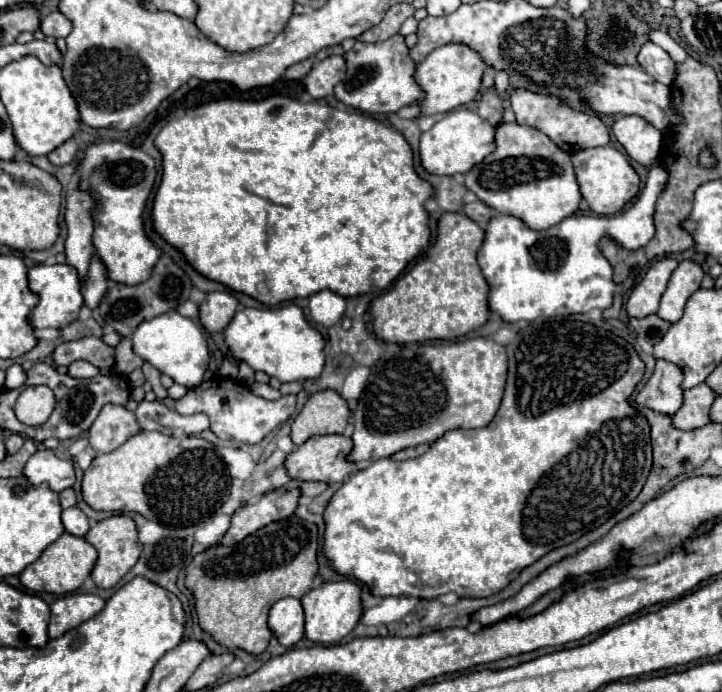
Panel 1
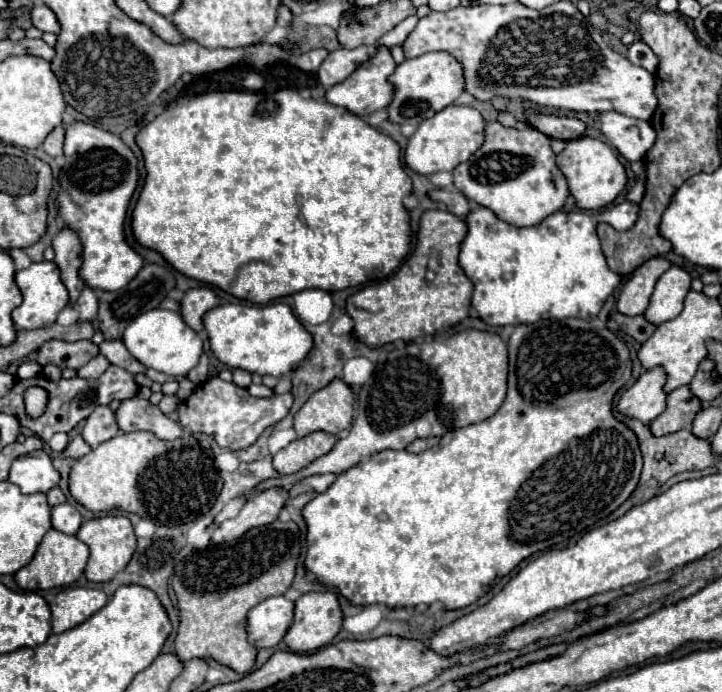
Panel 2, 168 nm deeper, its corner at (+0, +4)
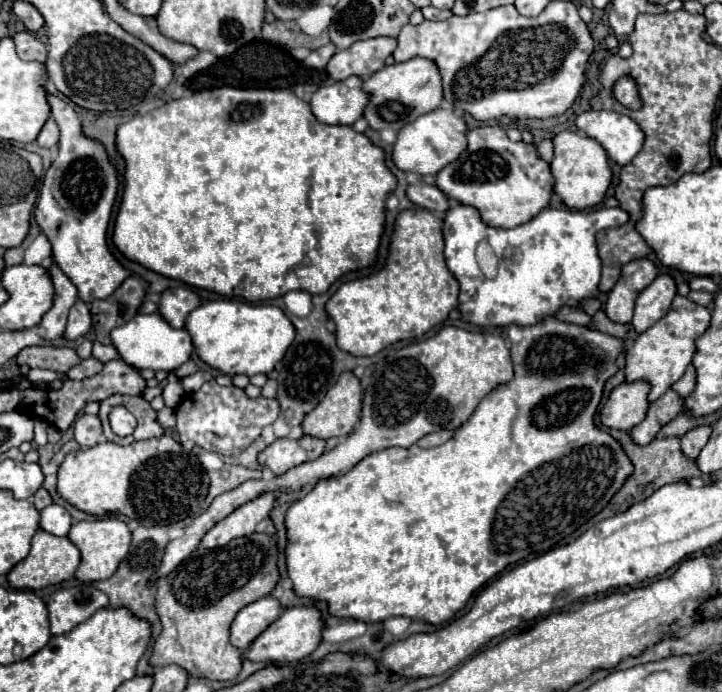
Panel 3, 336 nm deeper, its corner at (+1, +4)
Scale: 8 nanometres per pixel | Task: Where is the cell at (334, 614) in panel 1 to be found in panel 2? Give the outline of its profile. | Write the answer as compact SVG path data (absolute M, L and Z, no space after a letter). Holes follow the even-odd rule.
M331 591L323 593L305 593L295 601L295 619L289 627L289 631L283 637L283 643L289 647L293 653L313 653L319 647L327 645L341 629L343 623L343 613L339 609L337 595Z

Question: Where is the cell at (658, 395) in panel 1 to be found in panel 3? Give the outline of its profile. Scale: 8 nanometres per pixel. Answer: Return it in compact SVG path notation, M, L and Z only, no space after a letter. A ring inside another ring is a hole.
M634 381L634 383L618 385L610 393L602 409L602 415L600 415L602 423L612 429L630 431L632 427L636 427L638 423L646 419L646 413L650 407L648 393L650 393L648 381Z

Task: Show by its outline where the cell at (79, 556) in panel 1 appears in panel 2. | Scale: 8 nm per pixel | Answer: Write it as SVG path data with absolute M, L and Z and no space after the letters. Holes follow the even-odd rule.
M47 531L45 537L41 539L37 553L33 555L31 563L27 563L25 567L21 567L15 573L15 581L21 589L25 591L35 591L35 589L53 589L53 587L63 587L63 585L71 585L75 583L85 569L85 563L89 559L89 547L85 543L81 543L77 537L73 535L65 535L61 531Z

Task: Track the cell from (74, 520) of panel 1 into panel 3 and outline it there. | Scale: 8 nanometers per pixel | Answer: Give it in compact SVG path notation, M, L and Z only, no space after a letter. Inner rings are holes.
M48 505L44 511L40 511L40 527L52 535L66 537L72 527L72 517L62 505Z

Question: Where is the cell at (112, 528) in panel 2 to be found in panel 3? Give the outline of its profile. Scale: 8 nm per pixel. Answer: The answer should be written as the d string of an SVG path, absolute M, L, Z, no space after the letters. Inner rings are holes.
M94 519L94 521L80 521L74 523L68 539L80 549L82 553L82 563L76 571L76 577L84 583L90 581L100 581L100 579L108 579L114 575L114 571L118 569L120 561L126 557L128 549L130 549L130 529L124 521L120 519Z

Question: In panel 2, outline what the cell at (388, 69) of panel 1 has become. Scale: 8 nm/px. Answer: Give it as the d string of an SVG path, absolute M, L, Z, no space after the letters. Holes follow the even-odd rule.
M381 47L377 51L377 55L371 61L359 65L353 71L353 75L349 75L349 79L345 79L345 81L333 85L331 89L327 89L325 101L331 103L331 105L337 105L337 107L343 107L343 109L347 109L349 113L353 113L357 117L367 117L367 115L371 115L371 113L375 113L379 109L385 109L391 103L391 99L393 99L393 85L387 81L387 77L393 71L395 71L395 61L393 61L389 49Z

